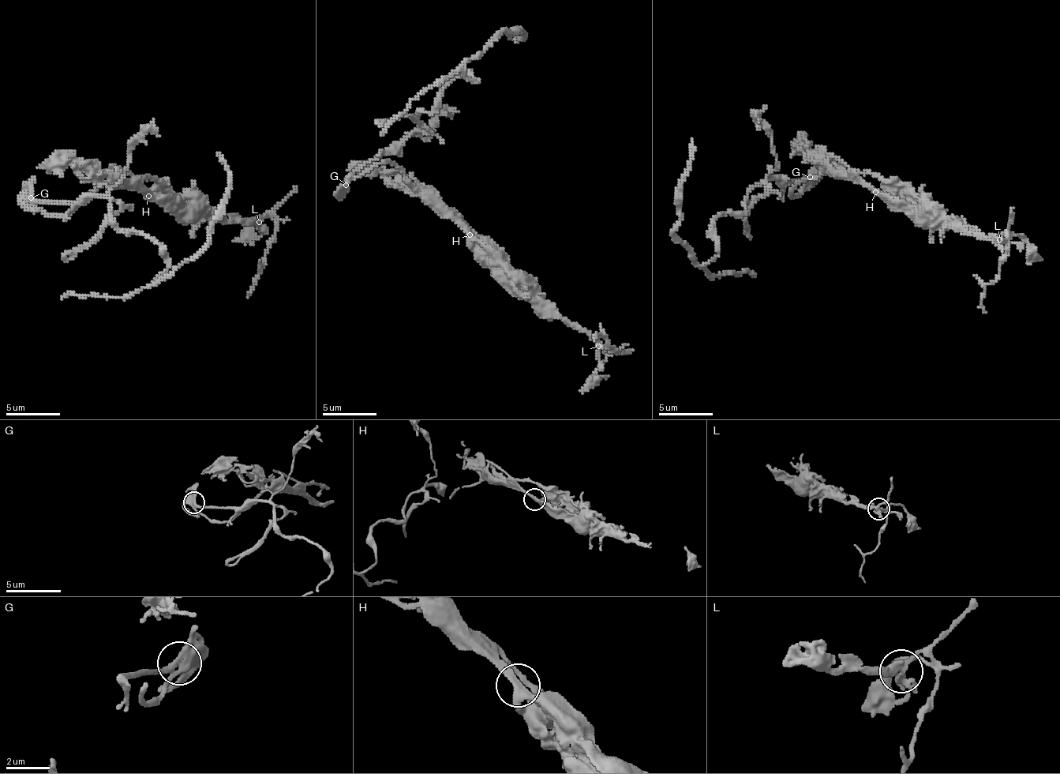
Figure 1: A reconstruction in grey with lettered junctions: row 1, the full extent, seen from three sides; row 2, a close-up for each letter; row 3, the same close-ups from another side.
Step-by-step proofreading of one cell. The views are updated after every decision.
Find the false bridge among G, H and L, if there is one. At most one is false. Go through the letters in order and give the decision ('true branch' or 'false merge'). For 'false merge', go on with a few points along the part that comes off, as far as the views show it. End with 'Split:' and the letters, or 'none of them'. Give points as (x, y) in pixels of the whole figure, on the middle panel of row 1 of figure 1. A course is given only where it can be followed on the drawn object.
G: true branch
H: true branch
L: true branch
Split: none of them

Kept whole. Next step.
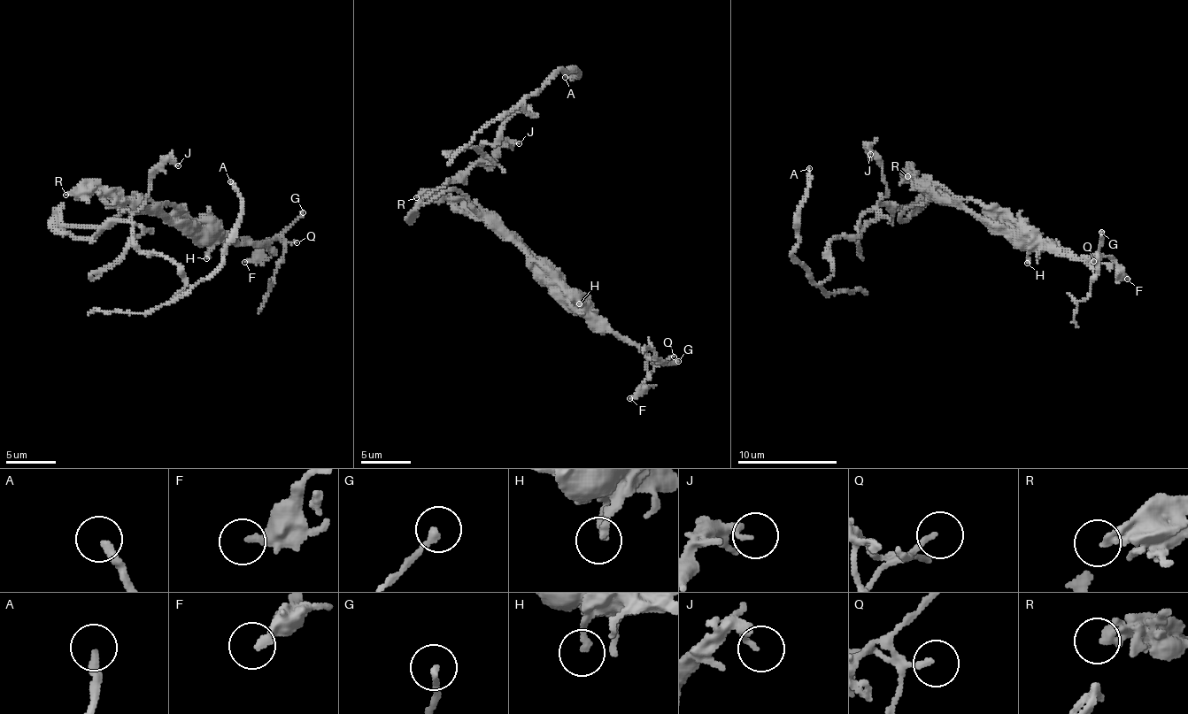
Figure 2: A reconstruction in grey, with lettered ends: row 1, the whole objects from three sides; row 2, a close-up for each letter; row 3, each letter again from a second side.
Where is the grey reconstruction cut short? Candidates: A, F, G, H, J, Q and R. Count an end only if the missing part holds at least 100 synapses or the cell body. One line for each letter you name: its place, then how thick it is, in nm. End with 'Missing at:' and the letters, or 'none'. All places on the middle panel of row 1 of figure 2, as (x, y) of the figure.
A: Place: (565, 77). Thickness 280 nm
Missing at: A

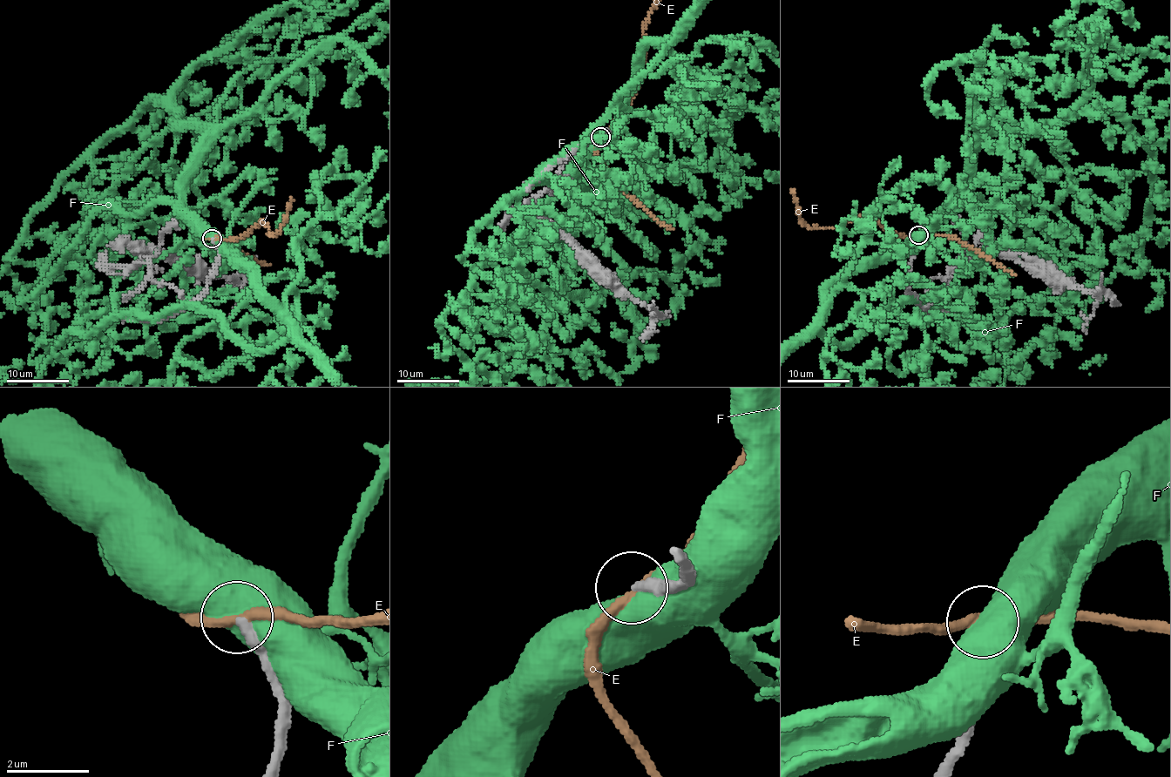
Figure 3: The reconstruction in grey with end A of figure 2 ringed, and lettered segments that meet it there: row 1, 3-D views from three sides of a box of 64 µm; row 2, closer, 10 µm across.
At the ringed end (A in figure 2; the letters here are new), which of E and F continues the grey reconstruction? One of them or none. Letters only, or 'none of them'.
none of them

